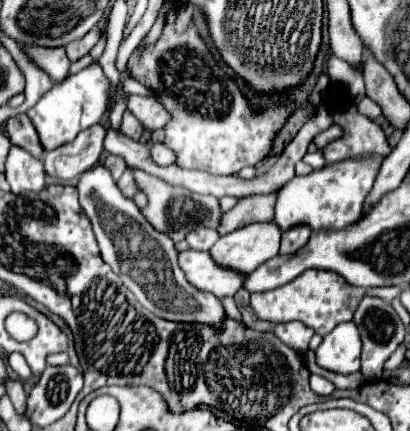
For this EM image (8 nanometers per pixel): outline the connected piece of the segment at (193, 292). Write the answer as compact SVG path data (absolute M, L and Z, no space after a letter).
M102 164L84 172L76 188L80 196L80 206L92 222L102 258L112 266L112 270L122 278L122 282L146 310L164 320L222 326L226 314L220 300L210 292L194 288L186 280L184 270L178 264L180 252L174 248L174 240L168 234L152 228L142 210L134 204L132 198L120 192L112 174Z

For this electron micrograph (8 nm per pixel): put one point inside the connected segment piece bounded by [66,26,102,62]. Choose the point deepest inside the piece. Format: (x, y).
(78, 48)

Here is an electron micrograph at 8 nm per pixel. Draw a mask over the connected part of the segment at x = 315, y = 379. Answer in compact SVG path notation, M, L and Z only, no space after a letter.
M310 376L310 388L316 392L316 394L322 394L322 396L328 396L332 390L334 390L334 384L322 376Z

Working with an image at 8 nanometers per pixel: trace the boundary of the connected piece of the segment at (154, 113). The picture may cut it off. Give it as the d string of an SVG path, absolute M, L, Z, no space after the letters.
M128 96L128 110L144 124L148 130L162 128L170 122L170 112L154 96Z

